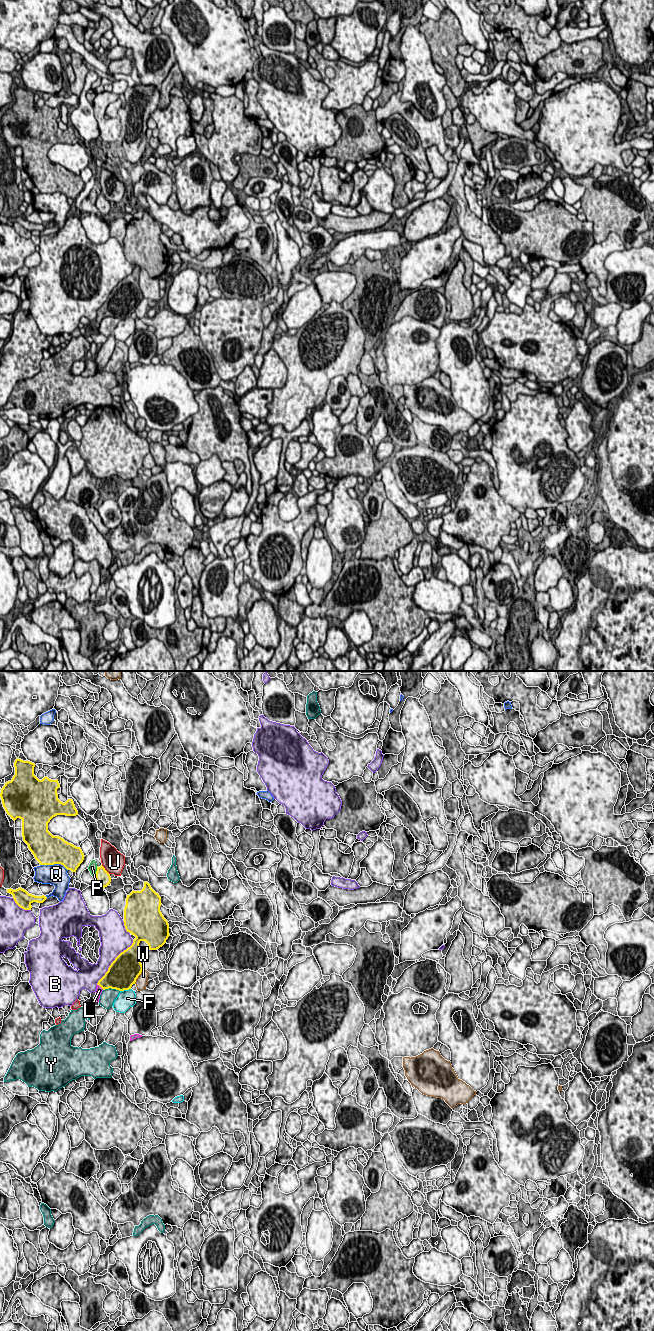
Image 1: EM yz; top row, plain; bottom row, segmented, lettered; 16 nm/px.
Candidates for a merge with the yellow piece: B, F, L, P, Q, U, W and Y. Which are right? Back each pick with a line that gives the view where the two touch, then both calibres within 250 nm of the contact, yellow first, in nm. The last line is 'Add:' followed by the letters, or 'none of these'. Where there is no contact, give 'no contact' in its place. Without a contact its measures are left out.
L: contact in yz; calibres 320 and 100 nm
Add: L

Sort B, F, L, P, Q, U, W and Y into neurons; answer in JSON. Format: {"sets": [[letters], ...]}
{"sets": [["B"], ["F"], ["L"], ["P"], ["Q"], ["U"], ["W"], ["Y"]]}

